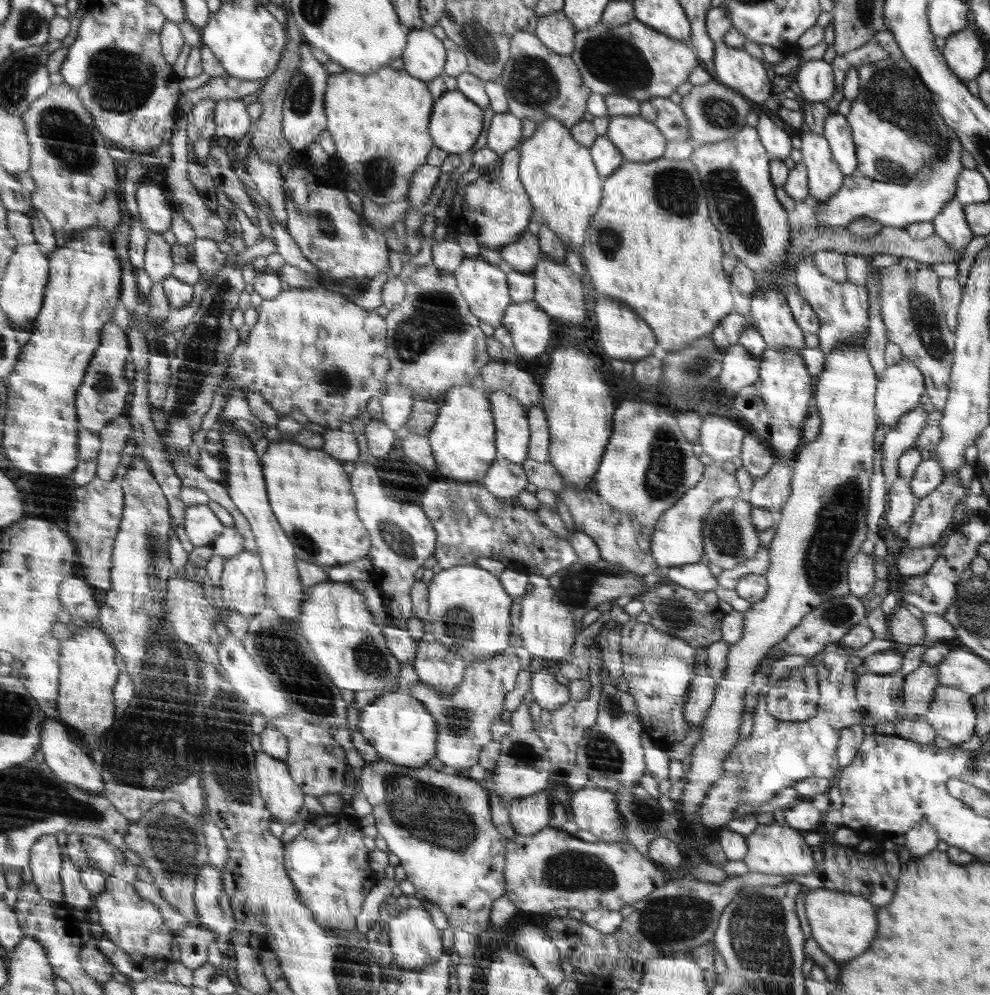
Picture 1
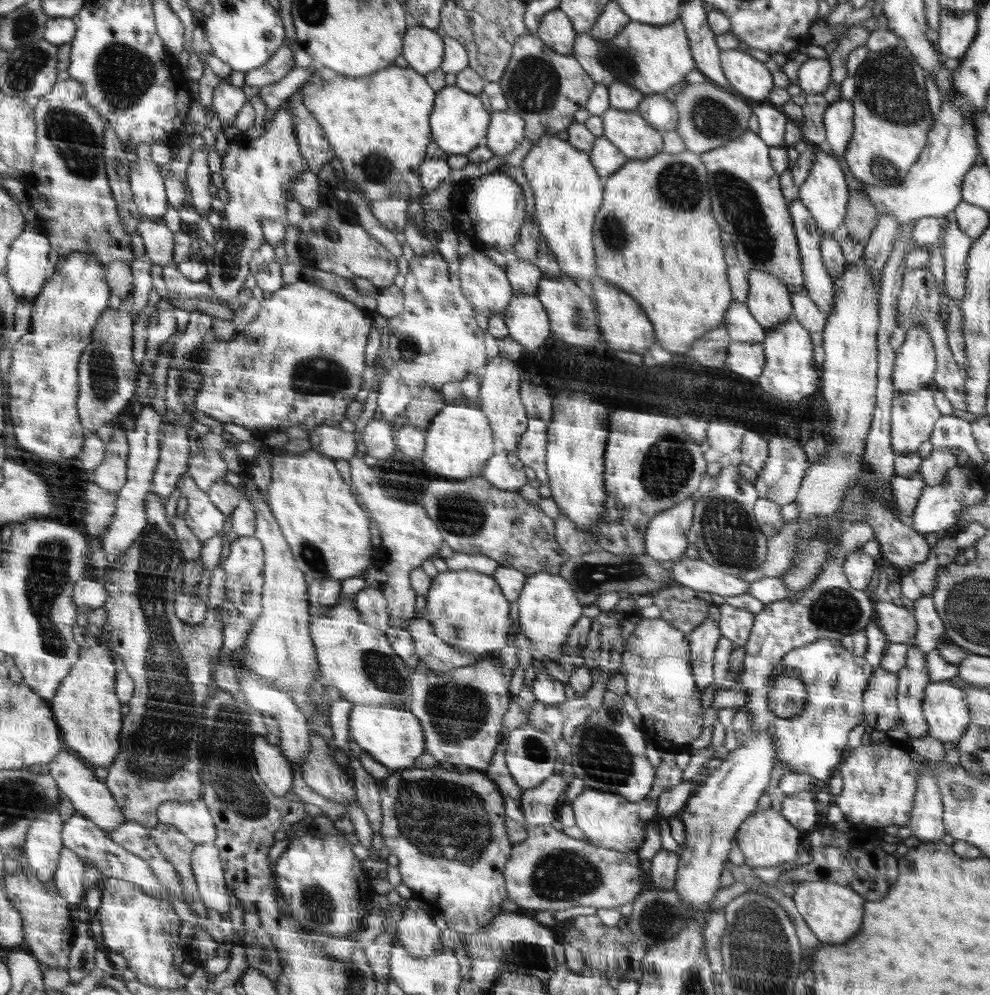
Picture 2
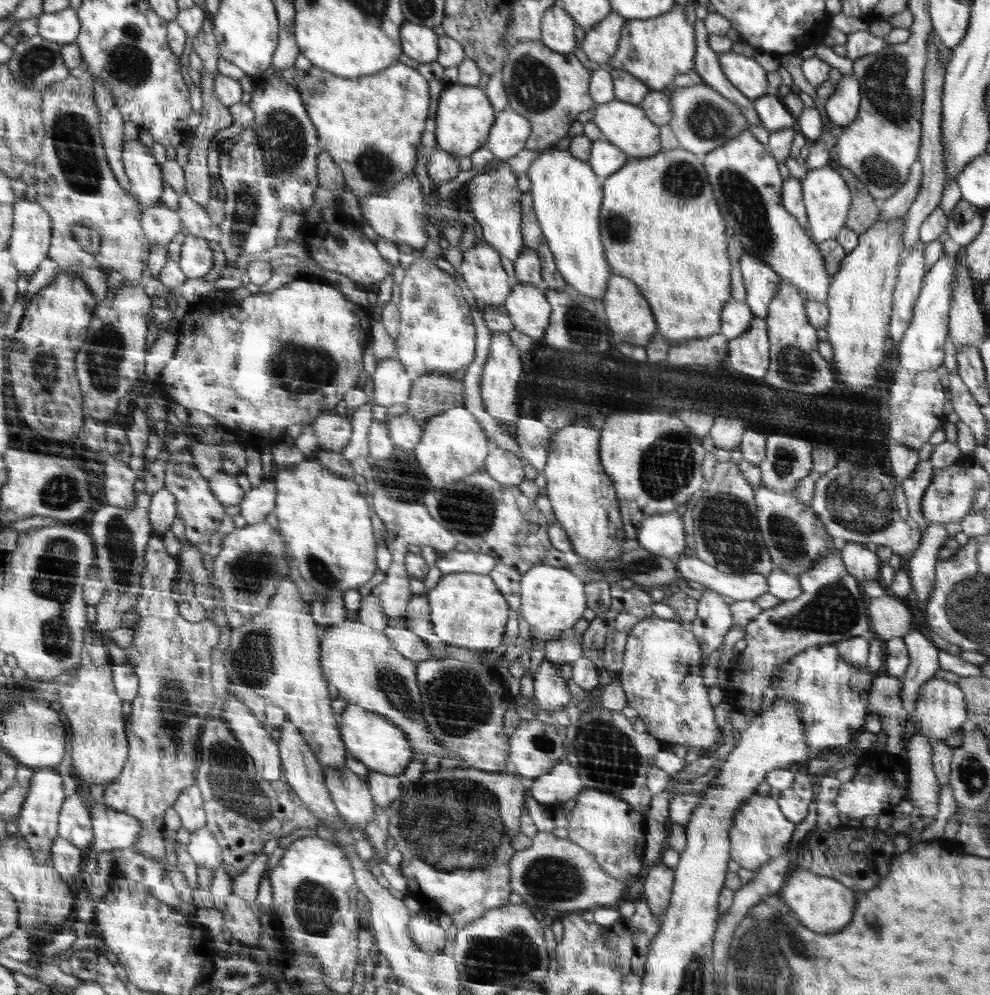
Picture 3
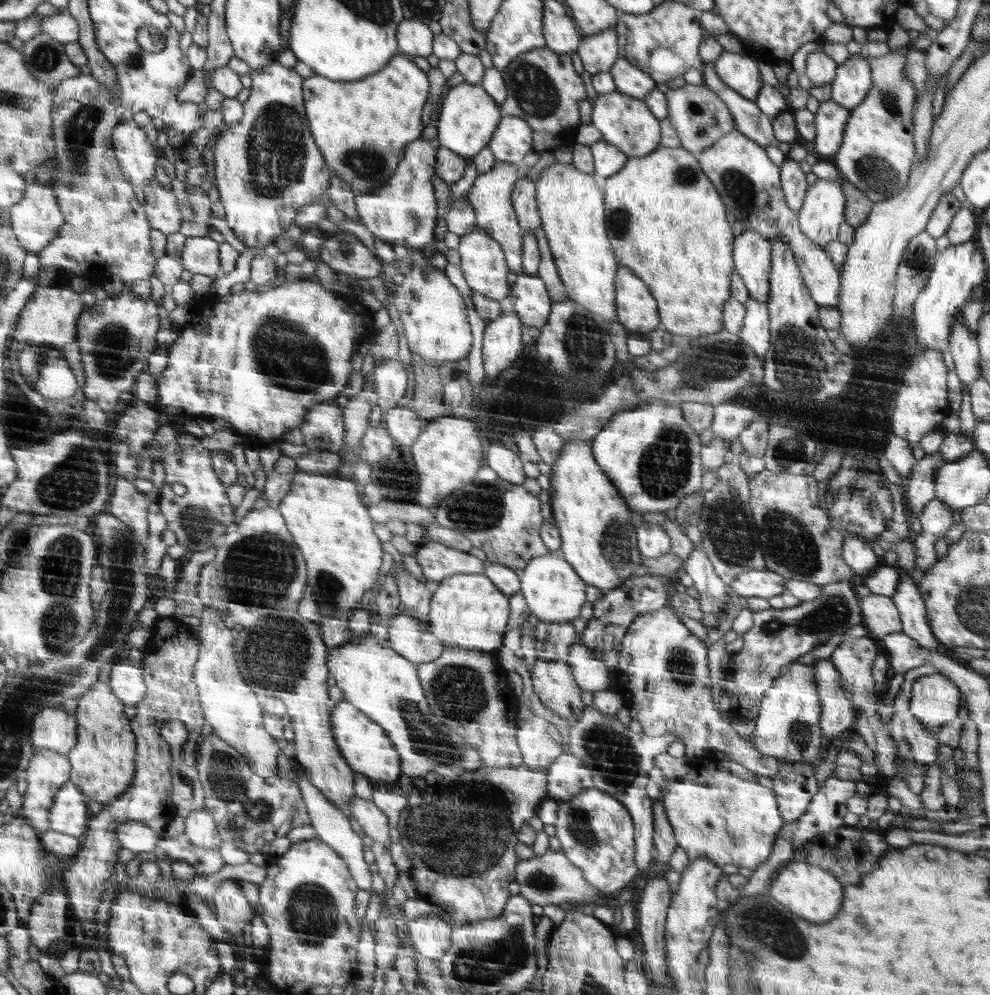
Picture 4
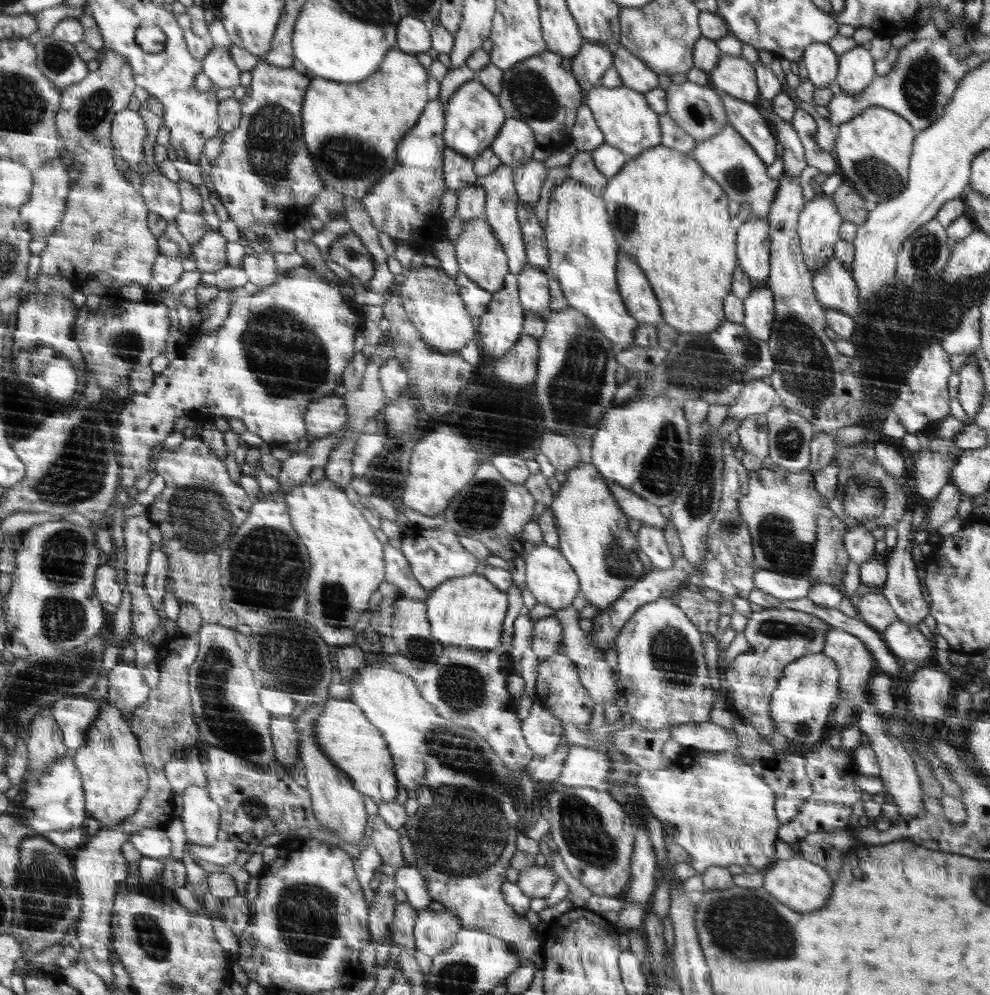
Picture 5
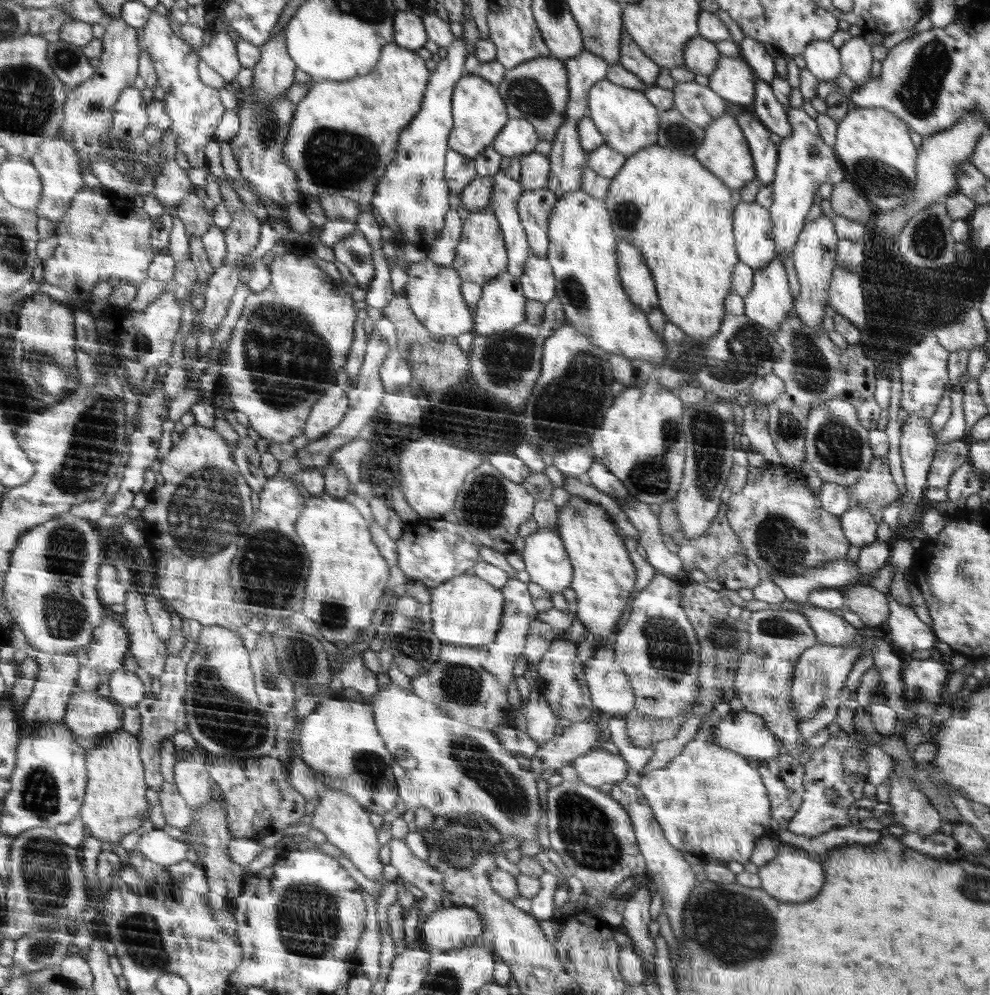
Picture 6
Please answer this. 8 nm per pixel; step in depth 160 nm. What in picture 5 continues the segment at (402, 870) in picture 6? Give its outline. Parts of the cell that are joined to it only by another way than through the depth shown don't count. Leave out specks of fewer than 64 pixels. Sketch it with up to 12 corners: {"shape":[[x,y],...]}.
{"shape":[[370,816],[370,844],[382,864],[405,868],[401,835]]}

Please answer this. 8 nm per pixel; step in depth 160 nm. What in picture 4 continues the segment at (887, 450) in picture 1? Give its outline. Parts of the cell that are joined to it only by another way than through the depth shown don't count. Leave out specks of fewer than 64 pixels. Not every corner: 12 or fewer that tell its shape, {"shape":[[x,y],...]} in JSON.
{"shape":[[940,352],[916,356],[893,401],[912,448],[952,410]]}

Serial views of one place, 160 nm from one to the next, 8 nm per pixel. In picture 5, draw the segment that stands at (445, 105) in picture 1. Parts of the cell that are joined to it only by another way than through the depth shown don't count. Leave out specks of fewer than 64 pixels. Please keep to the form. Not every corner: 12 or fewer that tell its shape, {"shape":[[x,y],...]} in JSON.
{"shape":[[467,81],[445,106],[445,144],[475,159],[505,119],[498,96]]}

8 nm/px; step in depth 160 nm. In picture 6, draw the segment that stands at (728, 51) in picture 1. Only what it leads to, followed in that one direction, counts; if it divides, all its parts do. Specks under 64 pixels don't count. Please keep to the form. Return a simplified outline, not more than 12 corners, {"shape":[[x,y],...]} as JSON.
{"shape":[[722,56],[708,86],[748,105],[752,68],[741,56]]}

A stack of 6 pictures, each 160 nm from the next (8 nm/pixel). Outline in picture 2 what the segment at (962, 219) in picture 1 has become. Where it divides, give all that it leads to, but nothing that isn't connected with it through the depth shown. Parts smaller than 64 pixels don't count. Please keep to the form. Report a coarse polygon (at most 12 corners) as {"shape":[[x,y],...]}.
{"shape":[[953,212],[941,234],[945,292],[961,307],[973,242]]}

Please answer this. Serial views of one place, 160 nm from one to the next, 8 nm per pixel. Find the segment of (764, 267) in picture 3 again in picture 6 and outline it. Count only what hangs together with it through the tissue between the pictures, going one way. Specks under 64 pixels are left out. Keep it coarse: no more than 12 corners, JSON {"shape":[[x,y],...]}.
{"shape":[[741,200],[738,260],[754,270],[777,256],[769,211]]}

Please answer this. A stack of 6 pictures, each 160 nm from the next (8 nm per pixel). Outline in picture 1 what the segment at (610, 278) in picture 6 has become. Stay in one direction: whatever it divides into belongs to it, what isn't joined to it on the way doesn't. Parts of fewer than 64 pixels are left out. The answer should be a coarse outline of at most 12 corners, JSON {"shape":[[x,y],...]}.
{"shape":[[555,118],[518,145],[520,179],[565,252],[602,200],[588,147]]}

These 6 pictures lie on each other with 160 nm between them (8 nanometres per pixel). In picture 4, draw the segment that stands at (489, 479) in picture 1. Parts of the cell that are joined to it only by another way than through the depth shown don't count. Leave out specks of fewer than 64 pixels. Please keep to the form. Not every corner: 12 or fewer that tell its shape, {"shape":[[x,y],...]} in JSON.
{"shape":[[492,444],[486,465],[497,476],[522,485],[523,458],[506,446]]}

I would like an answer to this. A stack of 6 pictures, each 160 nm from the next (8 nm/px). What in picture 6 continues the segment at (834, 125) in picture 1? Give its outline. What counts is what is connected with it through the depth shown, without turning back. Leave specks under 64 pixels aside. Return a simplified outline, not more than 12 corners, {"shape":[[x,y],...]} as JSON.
{"shape":[[858,35],[840,48],[843,74],[864,84],[874,62]]}

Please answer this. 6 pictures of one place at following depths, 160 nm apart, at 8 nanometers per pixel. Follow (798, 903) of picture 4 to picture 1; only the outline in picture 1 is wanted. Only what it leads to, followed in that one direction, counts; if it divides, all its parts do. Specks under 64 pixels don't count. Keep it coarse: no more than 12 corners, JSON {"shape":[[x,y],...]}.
{"shape":[[807,890],[812,936],[835,962],[876,936],[876,906],[862,895]]}

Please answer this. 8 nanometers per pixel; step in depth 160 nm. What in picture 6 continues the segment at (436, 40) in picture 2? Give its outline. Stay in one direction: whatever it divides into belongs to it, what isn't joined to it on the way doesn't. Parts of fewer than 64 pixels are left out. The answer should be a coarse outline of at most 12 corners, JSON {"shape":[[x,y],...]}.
{"shape":[[397,10],[392,42],[411,51],[426,44],[417,13]]}

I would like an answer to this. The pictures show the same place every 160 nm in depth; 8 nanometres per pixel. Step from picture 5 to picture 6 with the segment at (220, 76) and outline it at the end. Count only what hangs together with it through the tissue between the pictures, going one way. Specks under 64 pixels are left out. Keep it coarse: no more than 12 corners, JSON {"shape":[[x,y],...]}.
{"shape":[[219,32],[198,56],[226,82],[241,68],[236,43]]}

